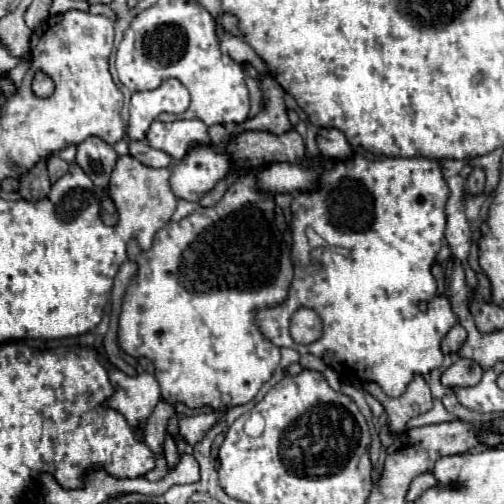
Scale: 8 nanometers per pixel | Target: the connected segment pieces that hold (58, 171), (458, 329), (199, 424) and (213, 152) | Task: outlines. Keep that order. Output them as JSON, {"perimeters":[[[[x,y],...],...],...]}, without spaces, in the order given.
{"perimeters":[[[[51,155],[49,157],[49,161],[47,161],[47,165],[49,165],[49,177],[51,177],[51,181],[55,183],[61,175],[65,175],[67,173],[67,161],[63,161],[59,155]]],[[[457,323],[457,325],[453,325],[451,329],[449,329],[449,333],[443,337],[443,341],[441,341],[441,351],[445,353],[445,355],[449,355],[449,353],[453,353],[453,351],[459,351],[461,349],[461,345],[465,343],[465,337],[467,337],[467,333],[465,333],[465,329]]],[[[217,413],[209,415],[193,415],[193,417],[183,417],[179,423],[179,437],[187,441],[189,445],[195,445],[205,437],[205,433],[215,425]]],[[[211,145],[193,149],[189,157],[171,165],[171,189],[179,199],[199,201],[231,167],[231,157],[225,151],[213,149]]]]}

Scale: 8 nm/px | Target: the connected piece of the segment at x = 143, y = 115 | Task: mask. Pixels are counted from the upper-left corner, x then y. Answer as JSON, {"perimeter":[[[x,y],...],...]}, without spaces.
{"perimeter":[[[169,79],[161,83],[157,89],[133,93],[131,97],[131,119],[127,137],[129,141],[143,141],[151,123],[163,111],[185,111],[189,107],[189,91],[177,81]]]}

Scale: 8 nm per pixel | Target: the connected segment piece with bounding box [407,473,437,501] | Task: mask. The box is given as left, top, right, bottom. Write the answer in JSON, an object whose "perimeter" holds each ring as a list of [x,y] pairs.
{"perimeter":[[[421,473],[421,475],[417,475],[417,477],[411,481],[411,487],[409,487],[407,499],[409,499],[409,501],[417,499],[425,489],[433,487],[435,483],[437,483],[437,479],[433,477],[433,473]]]}

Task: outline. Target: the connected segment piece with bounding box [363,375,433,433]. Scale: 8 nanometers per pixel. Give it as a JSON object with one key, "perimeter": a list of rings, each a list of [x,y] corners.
{"perimeter":[[[415,375],[413,381],[407,385],[407,391],[395,399],[387,397],[381,391],[381,387],[377,383],[371,383],[371,381],[363,383],[363,389],[367,393],[371,393],[385,407],[391,433],[403,433],[409,419],[421,415],[421,411],[427,413],[433,407],[431,391],[429,391],[429,387],[421,375]]]}

